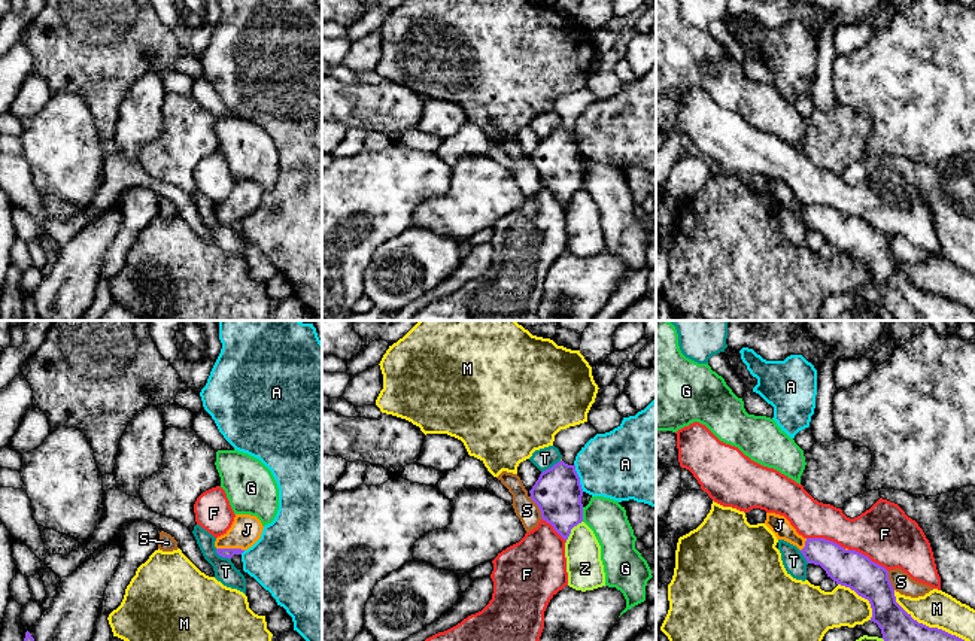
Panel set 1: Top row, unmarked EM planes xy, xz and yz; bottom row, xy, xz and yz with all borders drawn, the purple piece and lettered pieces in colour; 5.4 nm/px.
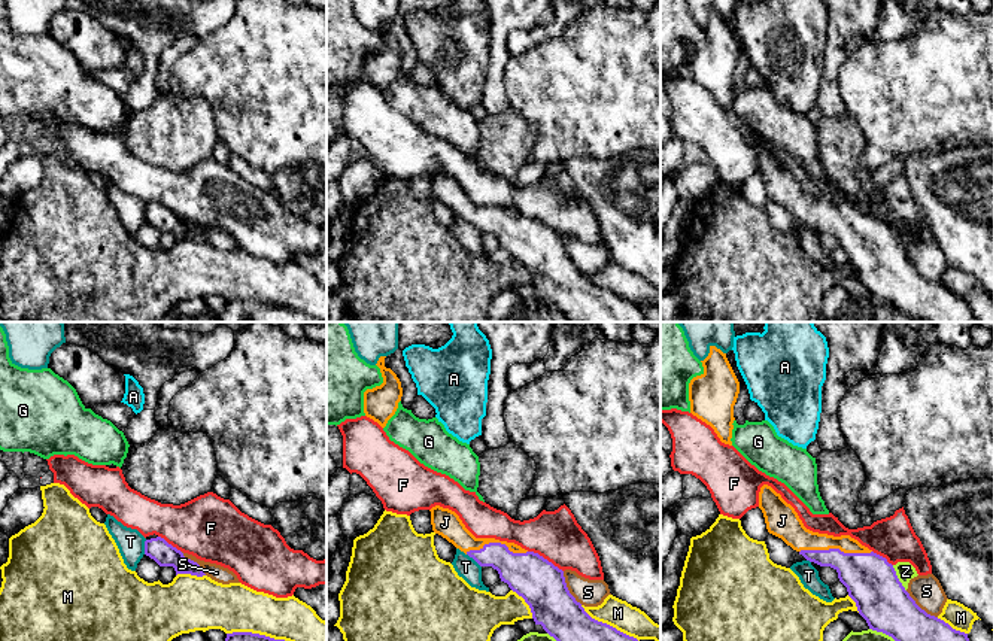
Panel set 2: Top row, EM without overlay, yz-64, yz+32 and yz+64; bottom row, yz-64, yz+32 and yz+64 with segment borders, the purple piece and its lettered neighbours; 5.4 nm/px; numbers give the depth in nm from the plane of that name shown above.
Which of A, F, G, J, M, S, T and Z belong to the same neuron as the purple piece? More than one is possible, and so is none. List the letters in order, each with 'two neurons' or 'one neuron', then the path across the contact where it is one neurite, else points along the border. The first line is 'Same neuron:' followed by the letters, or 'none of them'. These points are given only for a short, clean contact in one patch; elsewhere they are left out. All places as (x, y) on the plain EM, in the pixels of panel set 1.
Same neuron: J
A: two neurons; border along xz (574, 130), (583, 157)
F: two neurons; border along yz (849, 215), (866, 221), (887, 237)
G: two neurons; border along xz (582, 173), (583, 187)
J: one neuron; runs through xy (228, 219), (230, 215), (246, 196)
M: two neurons
S: two neurons
T: two neurons; border along xz (559, 125), (541, 139)
Z: two neurons

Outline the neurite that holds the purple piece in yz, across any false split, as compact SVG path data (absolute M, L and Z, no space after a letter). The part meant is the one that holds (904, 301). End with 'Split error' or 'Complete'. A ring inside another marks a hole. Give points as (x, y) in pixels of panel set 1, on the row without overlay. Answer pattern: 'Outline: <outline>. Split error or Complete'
Outline: M766 179L765 191L777 206L796 212L808 230L820 231L836 250L868 265L871 288L878 291L894 320L975 320L968 307L914 286L896 268L889 237L868 222L824 204L804 204L784 182L775 179Z. Split error

